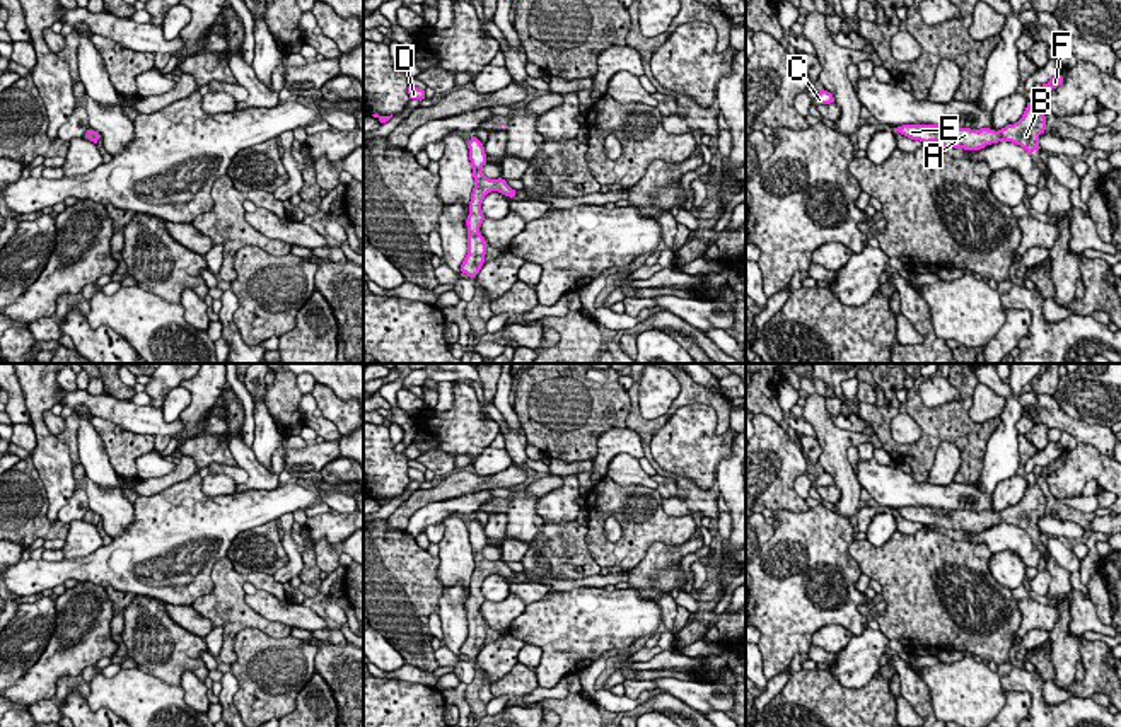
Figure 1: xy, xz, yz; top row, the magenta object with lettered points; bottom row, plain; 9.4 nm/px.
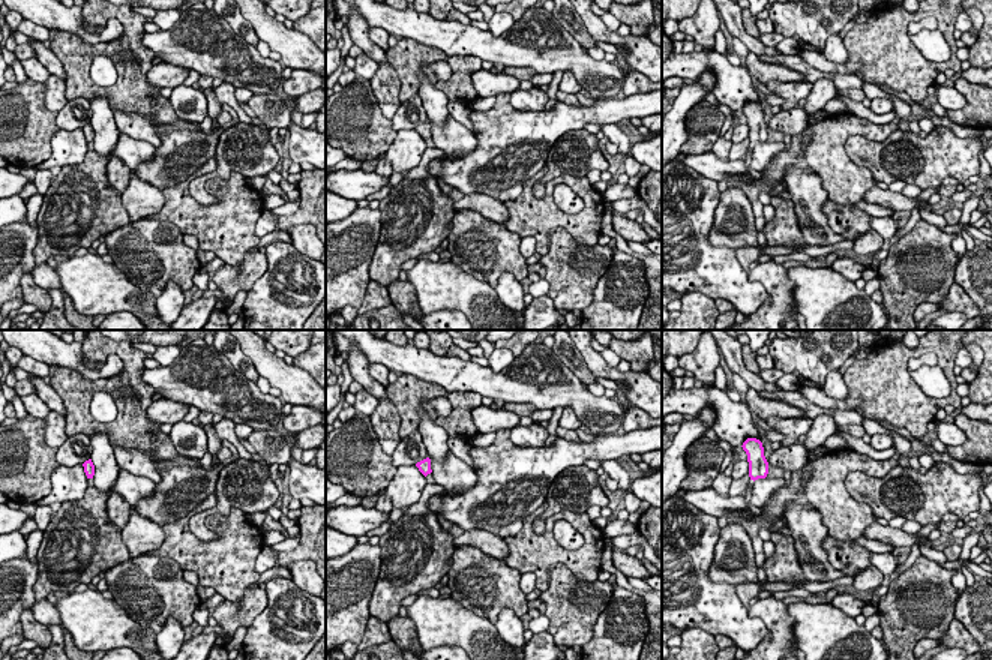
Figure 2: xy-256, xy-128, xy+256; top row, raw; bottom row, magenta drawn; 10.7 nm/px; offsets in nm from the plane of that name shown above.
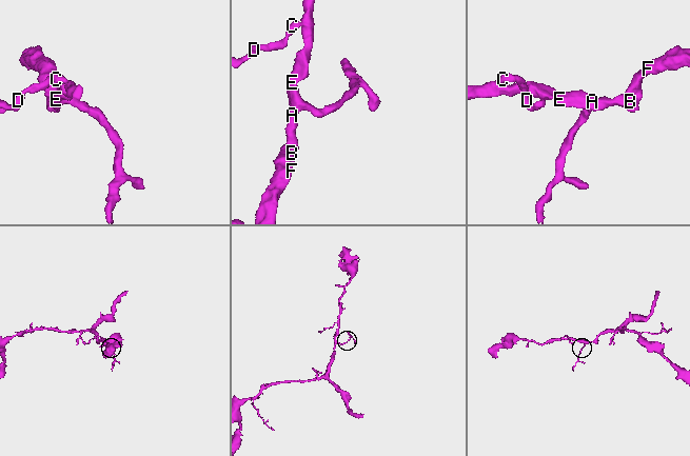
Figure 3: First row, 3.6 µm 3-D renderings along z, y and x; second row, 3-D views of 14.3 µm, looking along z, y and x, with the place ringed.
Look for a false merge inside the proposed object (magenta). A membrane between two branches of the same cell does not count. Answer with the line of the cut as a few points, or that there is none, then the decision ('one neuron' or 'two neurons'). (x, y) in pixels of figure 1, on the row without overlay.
no cut; one neuron

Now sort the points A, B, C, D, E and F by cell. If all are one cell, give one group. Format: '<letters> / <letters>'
A B C D E F

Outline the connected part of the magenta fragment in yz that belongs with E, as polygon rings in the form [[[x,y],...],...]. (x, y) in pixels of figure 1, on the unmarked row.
[[[1039,483],[1027,485],[1022,500],[995,514],[990,510],[947,510],[940,507],[903,507],[894,510],[901,517],[920,522],[925,527],[933,524],[938,529],[954,529],[964,532],[979,532],[998,524],[1012,524],[1025,531],[1029,536],[1039,532],[1039,517],[1046,512],[1046,498]]]

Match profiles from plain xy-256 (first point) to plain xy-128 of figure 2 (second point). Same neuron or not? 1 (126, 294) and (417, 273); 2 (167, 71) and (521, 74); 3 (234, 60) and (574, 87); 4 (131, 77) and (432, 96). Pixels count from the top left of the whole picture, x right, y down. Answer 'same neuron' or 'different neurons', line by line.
1: same neuron
2: different neurons
3: different neurons
4: different neurons

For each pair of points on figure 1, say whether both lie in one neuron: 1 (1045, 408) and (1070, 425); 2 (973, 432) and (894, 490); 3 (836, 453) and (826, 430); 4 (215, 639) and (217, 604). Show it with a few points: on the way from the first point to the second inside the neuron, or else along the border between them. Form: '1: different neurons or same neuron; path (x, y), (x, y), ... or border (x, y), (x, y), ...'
1: same neuron; path (1051, 415), (1063, 422)
2: different neurons; border (911, 473), (917, 482), (925, 483)
3: same neuron; path (835, 447), (830, 436)
4: different neurons; border (219, 625), (222, 630), (222, 647), (217, 656)

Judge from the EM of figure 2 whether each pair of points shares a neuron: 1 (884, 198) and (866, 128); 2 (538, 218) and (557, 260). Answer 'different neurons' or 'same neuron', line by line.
1: different neurons
2: different neurons

